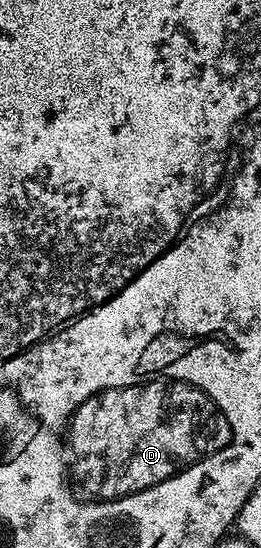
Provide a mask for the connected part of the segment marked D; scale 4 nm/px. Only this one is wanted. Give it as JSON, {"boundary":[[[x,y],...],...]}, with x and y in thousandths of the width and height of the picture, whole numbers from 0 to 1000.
{"boundary":[[[556,682],[556,690],[448,697],[448,704],[387,704],[387,712],[326,719],[310,741],[280,741],[264,785],[249,785],[249,850],[280,858],[280,880],[310,887],[310,901],[356,909],[356,931],[479,931],[479,923],[448,923],[448,909],[510,909],[510,894],[571,894],[586,880],[709,865],[724,850],[785,843],[801,828],[831,828],[893,807],[908,807],[908,770],[785,704],[755,704],[724,690],[663,690],[663,682]]]}

